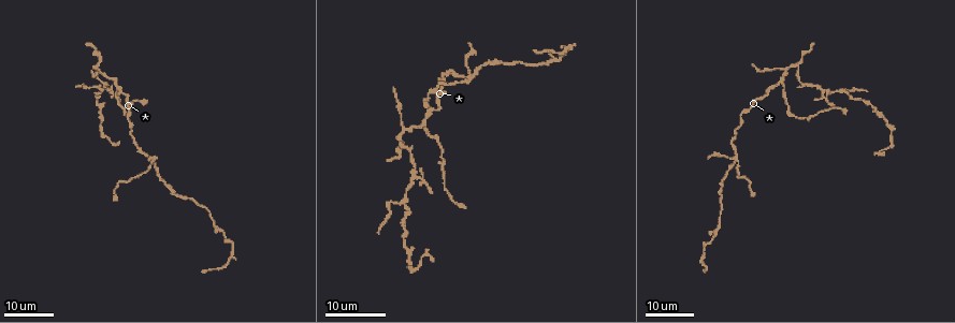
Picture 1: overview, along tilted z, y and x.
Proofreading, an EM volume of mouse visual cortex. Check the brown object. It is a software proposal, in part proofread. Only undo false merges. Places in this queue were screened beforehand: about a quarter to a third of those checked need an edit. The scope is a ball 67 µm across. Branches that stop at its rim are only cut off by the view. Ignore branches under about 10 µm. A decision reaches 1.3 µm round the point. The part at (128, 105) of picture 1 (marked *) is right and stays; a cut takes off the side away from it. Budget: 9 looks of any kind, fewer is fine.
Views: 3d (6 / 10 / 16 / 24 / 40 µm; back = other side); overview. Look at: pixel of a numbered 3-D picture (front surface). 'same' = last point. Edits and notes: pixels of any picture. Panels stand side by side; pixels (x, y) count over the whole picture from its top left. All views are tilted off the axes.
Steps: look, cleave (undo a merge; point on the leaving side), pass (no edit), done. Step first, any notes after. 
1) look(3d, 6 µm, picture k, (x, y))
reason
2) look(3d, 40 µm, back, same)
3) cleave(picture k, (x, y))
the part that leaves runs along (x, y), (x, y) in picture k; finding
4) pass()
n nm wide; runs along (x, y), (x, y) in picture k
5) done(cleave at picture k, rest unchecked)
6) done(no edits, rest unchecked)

look(3d, 16 µm, picture 1, (470, 78))
four or more arms meet

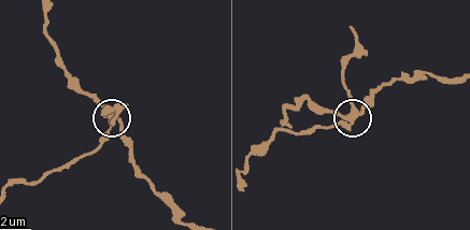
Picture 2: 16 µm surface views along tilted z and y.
look(3d, 6 µm, picture 2, (354, 117))
zoom in

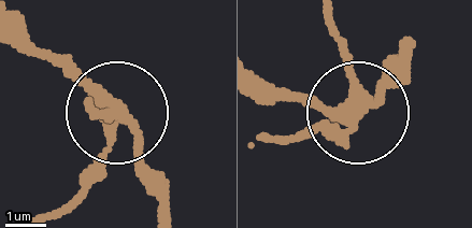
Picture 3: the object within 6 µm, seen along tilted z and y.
pass()
340 nm wide; runs along (259, 75), (354, 109), (344, 136), (308, 130) in picture 3; continuous, no second cell

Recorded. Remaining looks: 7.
look(3d, 24 µm, picture 1, (739, 116))
a narrow waist

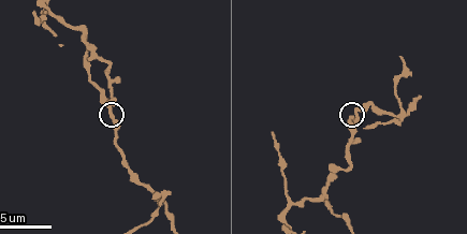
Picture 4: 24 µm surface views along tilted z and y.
look(3d, 10 µm, picture 4, (109, 111))
closer look

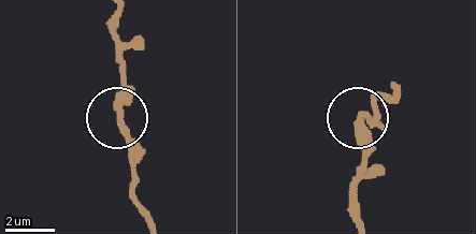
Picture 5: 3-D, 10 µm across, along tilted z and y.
pass()
runs along (361, 174), (358, 117), (376, 119) in picture 5; all the same cell

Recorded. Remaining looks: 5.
look(3d, 10 µm, picture 4, (325, 197))
three arms meet

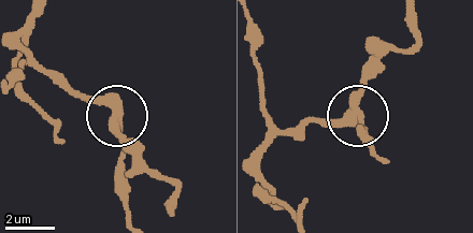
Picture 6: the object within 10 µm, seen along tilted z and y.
look(3d, 6 µm, picture 6, (121, 118))

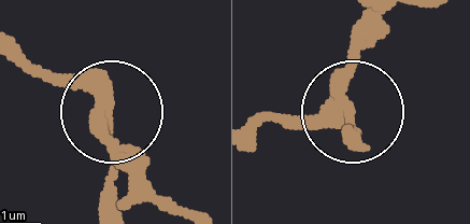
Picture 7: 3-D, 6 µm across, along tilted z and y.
pass()
3 arms; runs along (183, 213), (116, 149), (105, 120), (109, 206) in picture 7; one cell here

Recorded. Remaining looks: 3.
look(3d, 24 µm, picture 1, (803, 84))
three-way junction

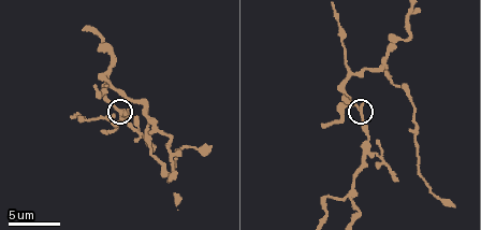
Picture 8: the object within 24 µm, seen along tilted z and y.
look(3d, 6 µm, picture 8, (361, 114))

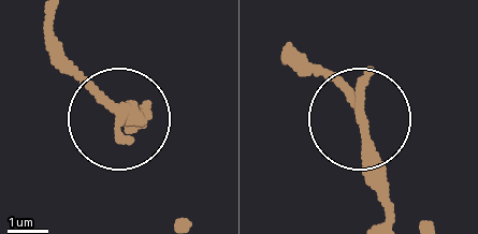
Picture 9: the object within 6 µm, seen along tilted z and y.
pass()
3 arms; runs along (52, 19), (52, 49), (110, 107), (119, 115), (148, 104) in picture 9; continuous, no second cell

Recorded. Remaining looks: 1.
done(no edits, rest unchecked)

